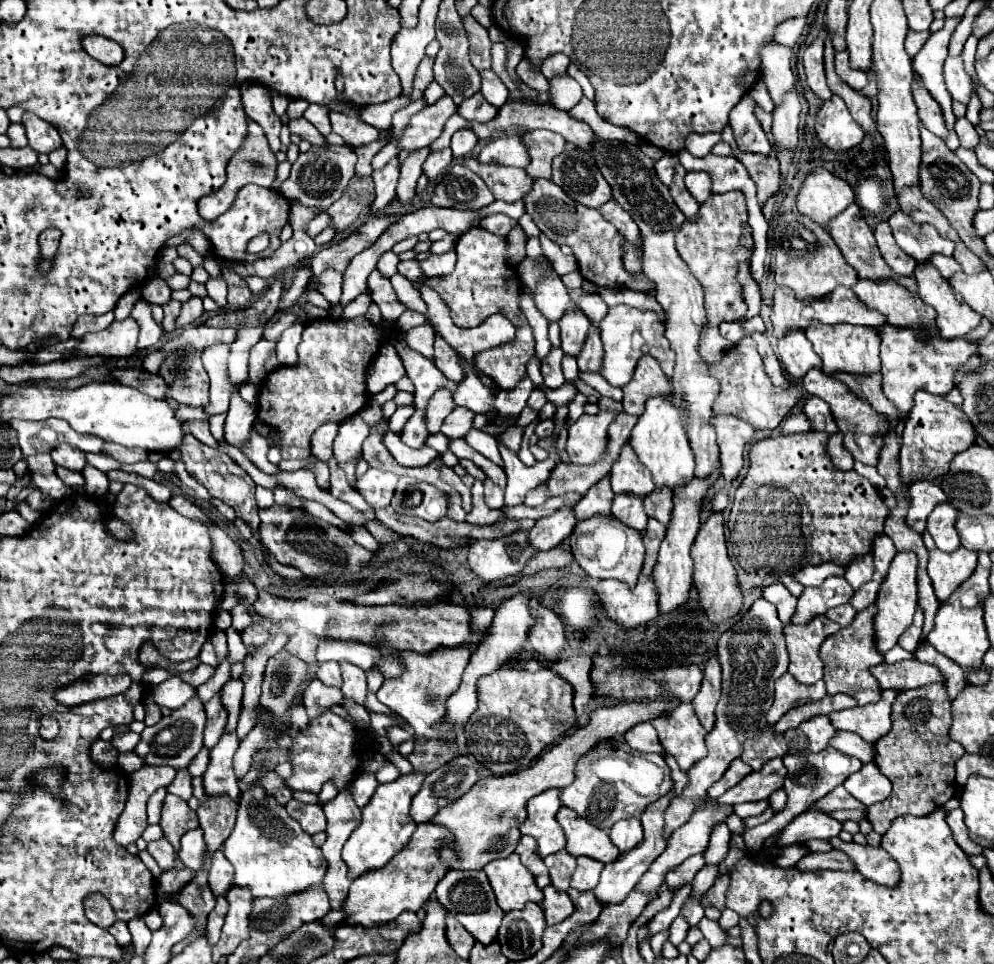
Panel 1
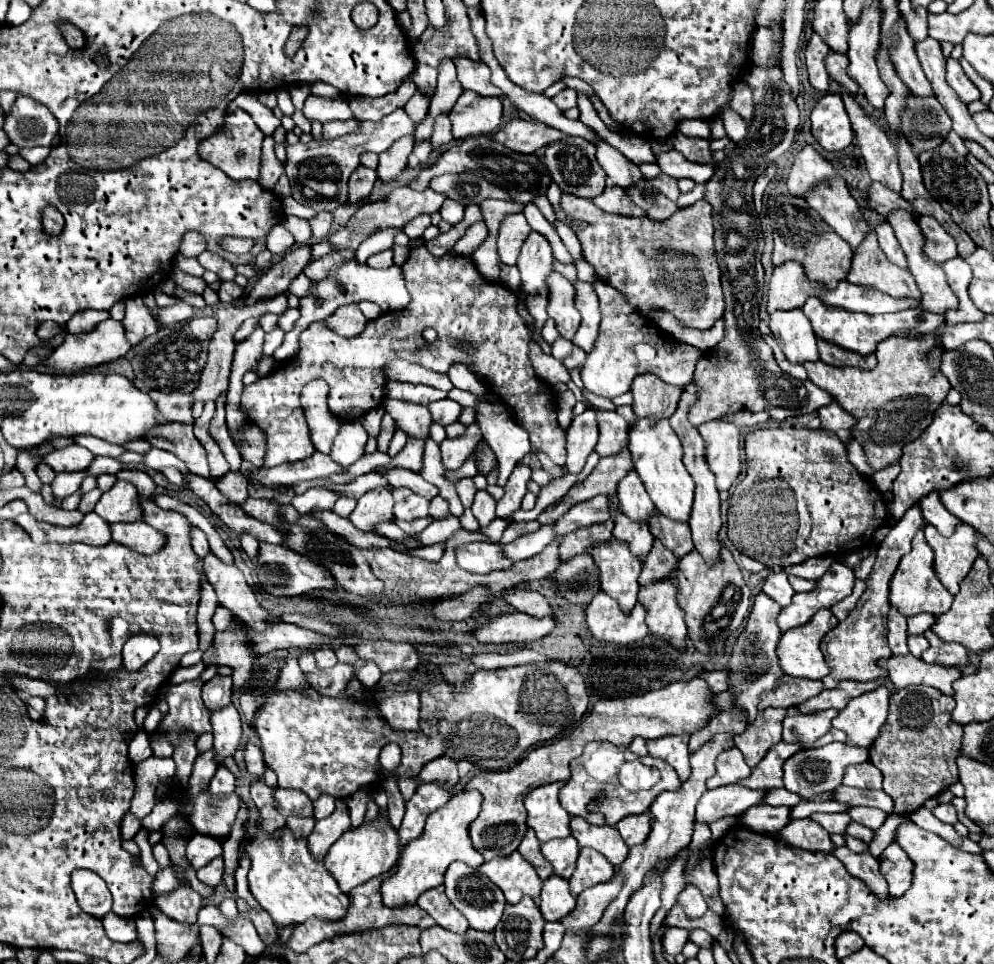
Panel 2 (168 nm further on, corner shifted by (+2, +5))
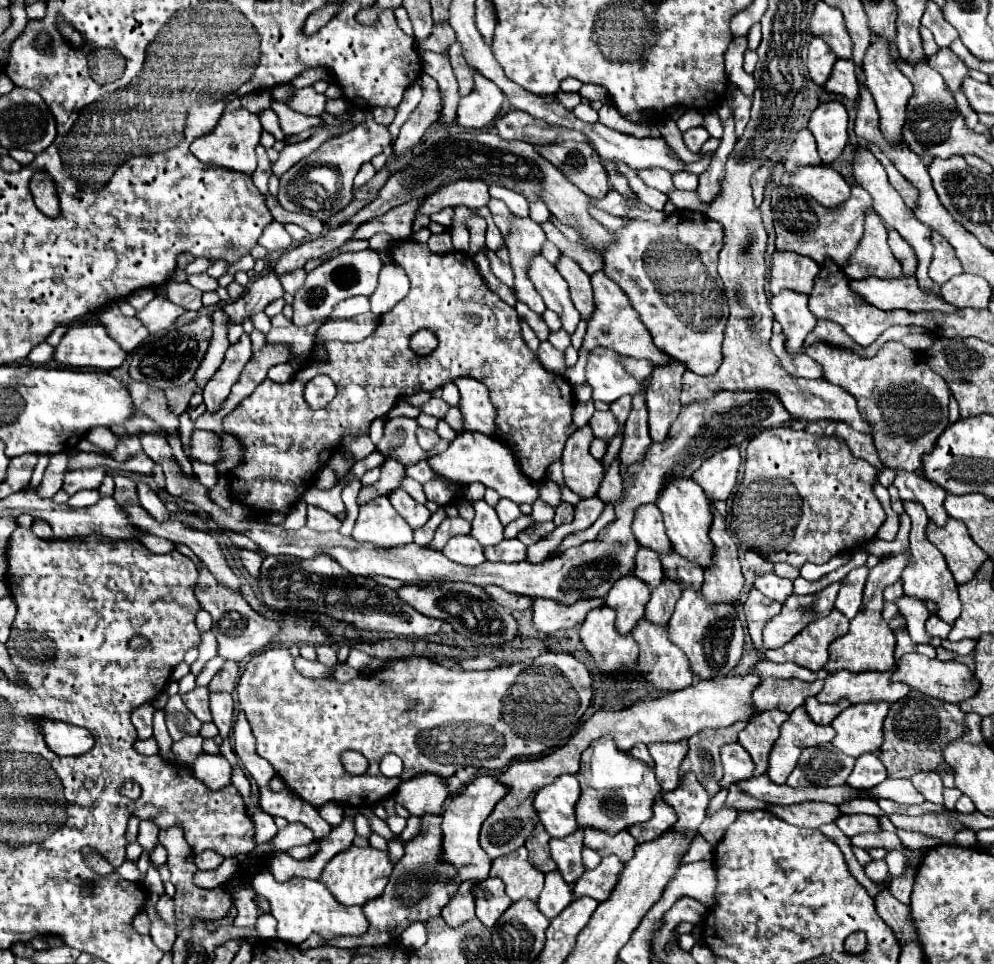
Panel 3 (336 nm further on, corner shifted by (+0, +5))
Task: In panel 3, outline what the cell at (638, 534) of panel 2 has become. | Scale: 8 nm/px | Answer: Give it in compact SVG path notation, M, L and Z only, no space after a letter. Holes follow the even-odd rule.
M639 547L639 551L637 551L637 563L635 563L635 577L639 577L641 581L645 581L651 589L655 589L655 585L659 585L659 581L663 581L661 561L655 555L655 551Z

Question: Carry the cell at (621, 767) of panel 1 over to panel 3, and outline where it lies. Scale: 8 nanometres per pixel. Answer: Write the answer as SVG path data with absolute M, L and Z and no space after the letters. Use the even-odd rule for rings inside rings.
M611 737L591 743L591 747L583 753L577 779L581 783L581 797L575 807L579 827L587 825L593 829L603 829L605 833L619 833L631 825L651 819L651 805L661 793L655 773L643 761L619 751Z

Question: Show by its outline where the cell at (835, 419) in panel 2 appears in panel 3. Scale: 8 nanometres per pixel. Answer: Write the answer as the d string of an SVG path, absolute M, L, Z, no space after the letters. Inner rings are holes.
M837 423L835 435L843 437L847 441L847 445L849 445L851 453L855 453L855 457L865 459L867 463L871 463L879 471L883 469L883 463L879 463L879 455L875 453L875 445L869 435L863 435L863 433L851 429L847 423Z

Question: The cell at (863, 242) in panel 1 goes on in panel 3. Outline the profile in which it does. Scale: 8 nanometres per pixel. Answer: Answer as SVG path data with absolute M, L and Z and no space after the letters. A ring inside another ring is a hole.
M807 165L803 169L795 169L795 173L791 173L791 185L809 193L823 207L841 205L851 191L845 179L829 165Z

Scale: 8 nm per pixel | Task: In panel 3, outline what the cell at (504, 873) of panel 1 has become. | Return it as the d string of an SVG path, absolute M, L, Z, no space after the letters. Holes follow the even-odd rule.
M525 847L517 849L515 853L497 857L491 865L491 877L499 877L505 883L507 895L513 901L523 897L537 901L543 889L543 873L529 863Z

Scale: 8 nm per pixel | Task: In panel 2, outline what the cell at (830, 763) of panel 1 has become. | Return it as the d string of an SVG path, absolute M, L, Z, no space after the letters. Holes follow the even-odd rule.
M829 743L825 747L815 747L815 749L805 749L795 753L793 757L789 757L783 765L785 769L785 789L789 789L791 793L797 793L803 801L811 801L813 797L833 791L837 785L841 785L843 773L847 765L853 763L863 763L869 759L867 749L861 747L853 747L847 743Z

